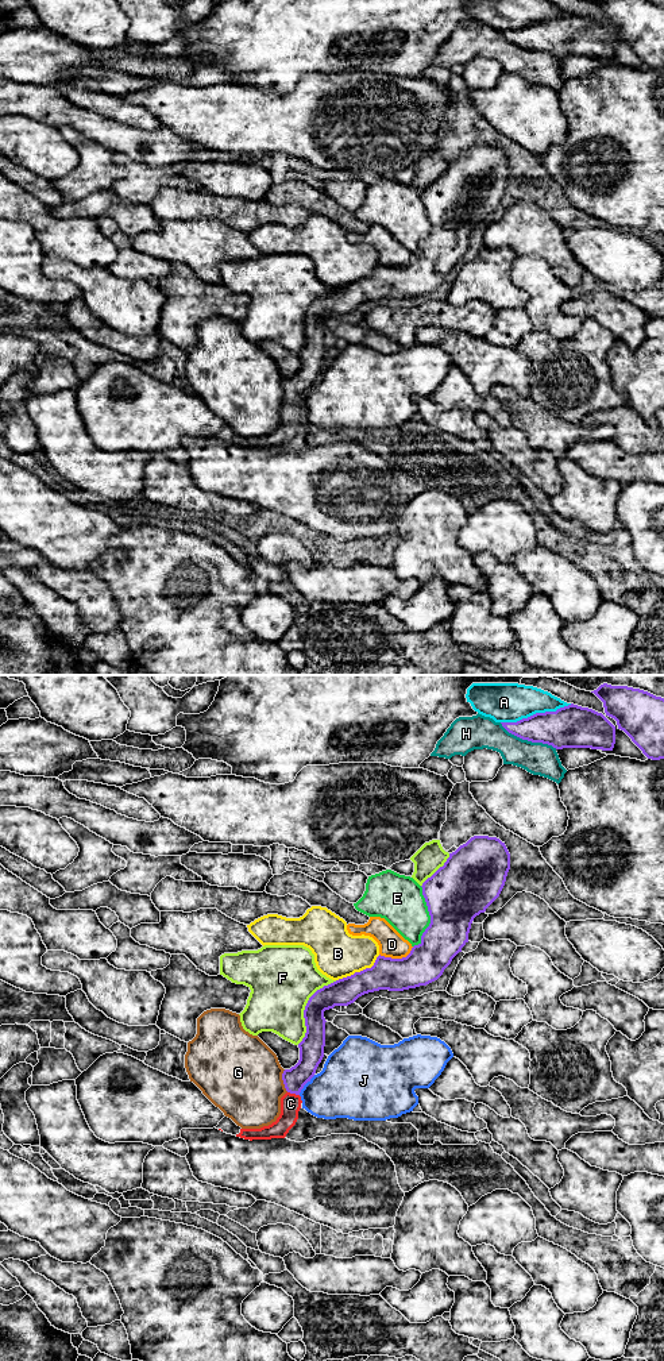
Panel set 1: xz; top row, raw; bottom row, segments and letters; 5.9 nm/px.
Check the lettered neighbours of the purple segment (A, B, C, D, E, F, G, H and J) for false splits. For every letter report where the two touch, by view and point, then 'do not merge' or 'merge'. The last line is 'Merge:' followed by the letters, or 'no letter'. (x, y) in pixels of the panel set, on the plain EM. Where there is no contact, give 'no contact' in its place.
A: meets purple in xz at (536, 22); do not merge
B: meets purple in xz at (361, 280); do not merge
C: meets purple in xz at (293, 401); merge
D: meets purple in xz at (397, 268); do not merge
E: meets purple in xz at (431, 226); do not merge
F: meets purple in xz at (305, 316); do not merge
G: meets purple in xz at (284, 389); do not merge
H: meets purple in xz at (528, 49); do not merge
J: meets purple in xz at (305, 392); do not merge
Merge: C

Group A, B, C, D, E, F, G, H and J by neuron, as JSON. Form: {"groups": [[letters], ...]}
{"groups": [["A"], ["B"], ["C"], ["D"], ["E"], ["F"], ["G"], ["H"], ["J"]]}

